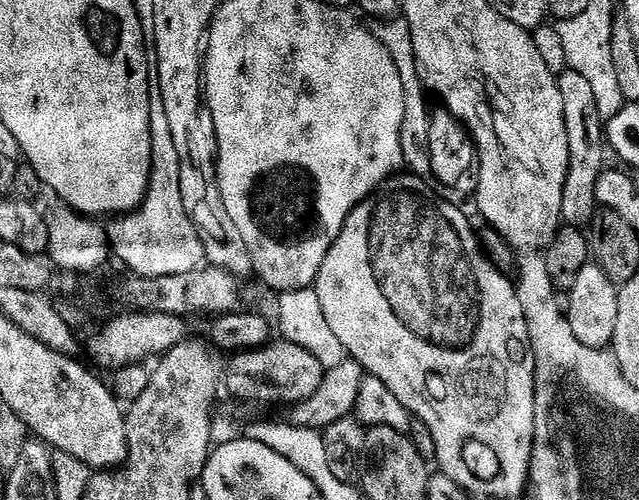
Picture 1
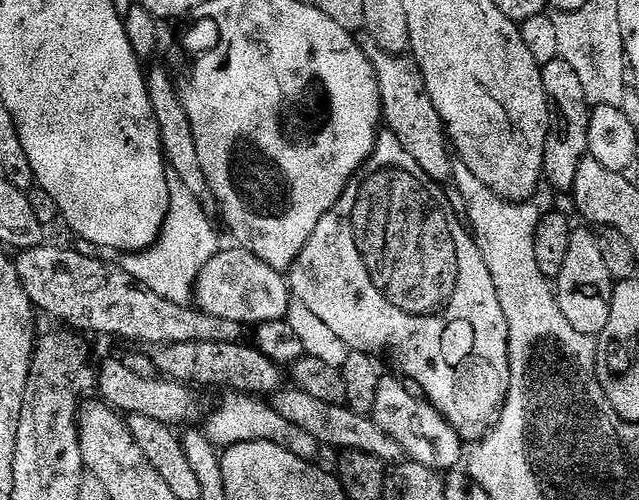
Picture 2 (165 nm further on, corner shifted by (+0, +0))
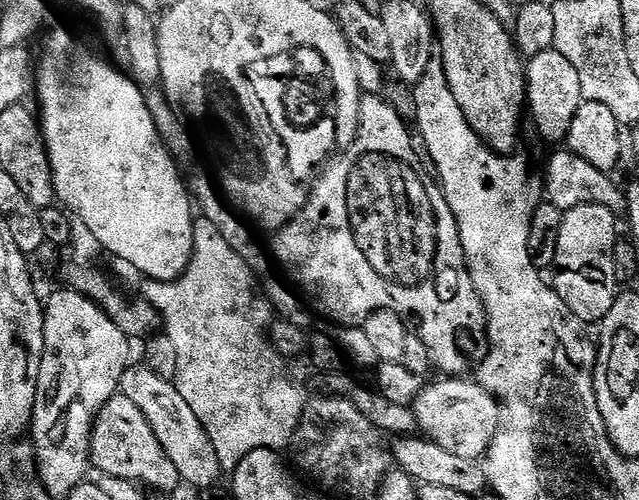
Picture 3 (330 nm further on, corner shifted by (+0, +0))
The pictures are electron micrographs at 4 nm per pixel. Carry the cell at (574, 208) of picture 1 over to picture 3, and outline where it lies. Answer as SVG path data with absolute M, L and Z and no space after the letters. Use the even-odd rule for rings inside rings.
M551 50L529 59L526 64L526 87L528 89L527 111L536 123L536 132L548 144L560 146L570 134L570 122L585 103L584 84L578 78L578 70L558 51Z

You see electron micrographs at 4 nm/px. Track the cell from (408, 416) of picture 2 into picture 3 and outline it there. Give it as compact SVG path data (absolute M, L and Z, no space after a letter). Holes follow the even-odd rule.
M442 378L432 389L421 391L416 403L411 405L412 413L416 416L417 429L427 439L433 440L442 450L448 450L450 454L456 454L458 458L479 461L487 457L497 432L502 423L502 405L491 392L487 392L479 382L472 382L464 378Z

